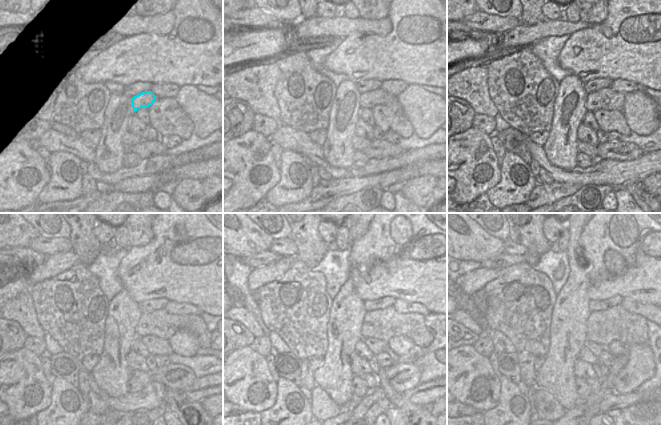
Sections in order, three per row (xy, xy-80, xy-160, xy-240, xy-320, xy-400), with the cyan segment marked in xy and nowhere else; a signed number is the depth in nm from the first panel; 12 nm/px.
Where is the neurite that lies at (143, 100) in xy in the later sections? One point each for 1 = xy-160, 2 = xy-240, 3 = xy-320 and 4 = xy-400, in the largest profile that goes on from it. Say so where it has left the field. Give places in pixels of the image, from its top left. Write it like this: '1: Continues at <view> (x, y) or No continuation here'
1: Continues at xy-160 (607, 99)
2: Continues at xy-240 (159, 323)
3: Continues at xy-320 (383, 324)
4: Continues at xy-400 (614, 324)

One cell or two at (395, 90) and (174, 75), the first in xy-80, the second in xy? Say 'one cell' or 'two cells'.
two cells

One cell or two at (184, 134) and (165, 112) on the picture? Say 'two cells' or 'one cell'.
one cell

